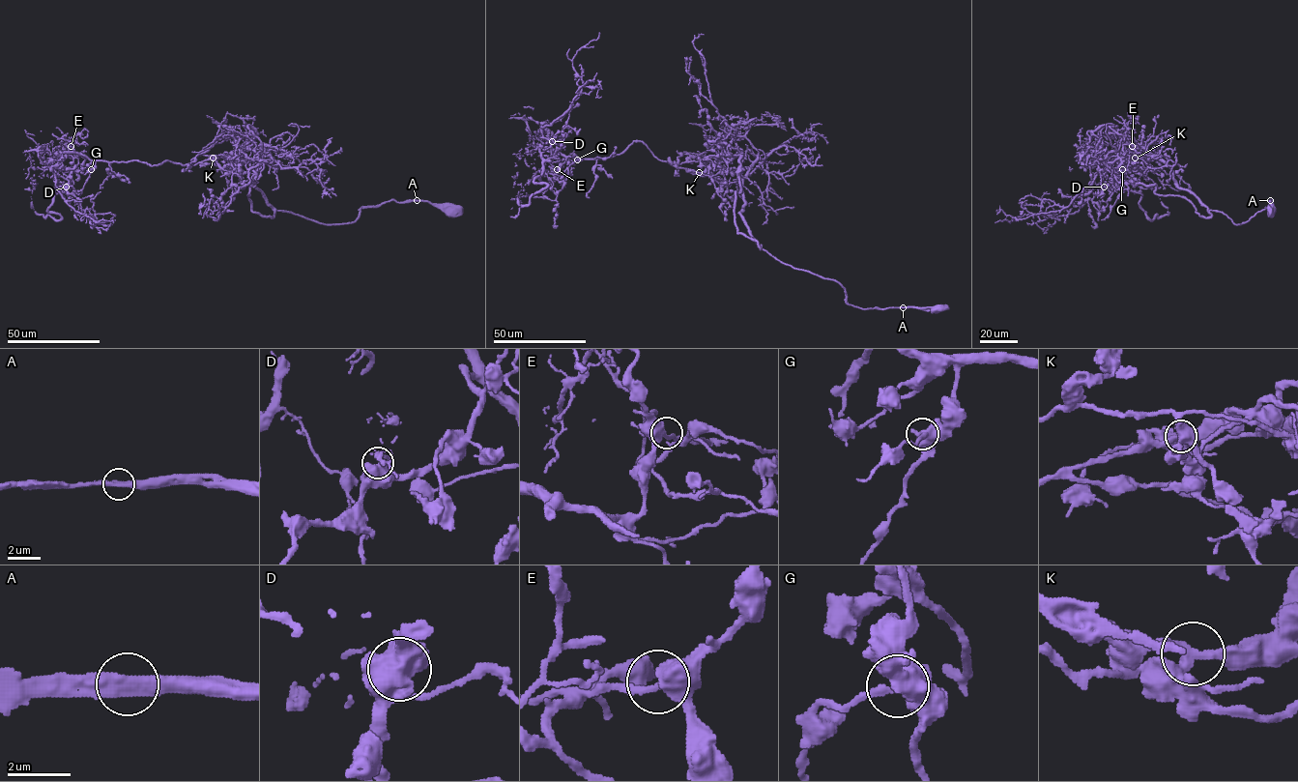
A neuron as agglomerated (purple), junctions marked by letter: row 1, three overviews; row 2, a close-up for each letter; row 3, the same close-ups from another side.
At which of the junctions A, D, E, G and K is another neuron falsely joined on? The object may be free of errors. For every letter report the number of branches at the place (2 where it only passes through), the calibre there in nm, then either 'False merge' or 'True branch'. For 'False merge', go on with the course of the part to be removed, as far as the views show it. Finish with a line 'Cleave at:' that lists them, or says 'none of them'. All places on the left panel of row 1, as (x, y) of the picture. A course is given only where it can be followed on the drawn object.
A: Branches: 2. Thickness 440 nm. True branch
D: Branches: 2. Thickness 600 nm. True branch
E: Branches: 2. Thickness 440 nm. True branch
G: Branches: 2. Thickness 550 nm. True branch
K: Branches: 2. Thickness 440 nm. False merge. Course of the part to remove: (213, 158), (153, 165), (57, 154), (64, 200), (113, 222)
Cleave at: K

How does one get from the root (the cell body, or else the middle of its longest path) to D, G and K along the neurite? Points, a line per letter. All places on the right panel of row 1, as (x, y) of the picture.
D: (1271, 212), (1234, 224), (1143, 144), (1130, 164), (1104, 165), (1121, 161), (1110, 154), (1104, 187)
G: (1271, 212), (1271, 200), (1234, 224), (1181, 188), (1143, 144), (1130, 164), (1104, 164), (1121, 160), (1122, 169)
K: (1271, 212), (1271, 200), (1270, 206), (1235, 224), (1181, 188), (1171, 169), (1143, 144), (1136, 158)

